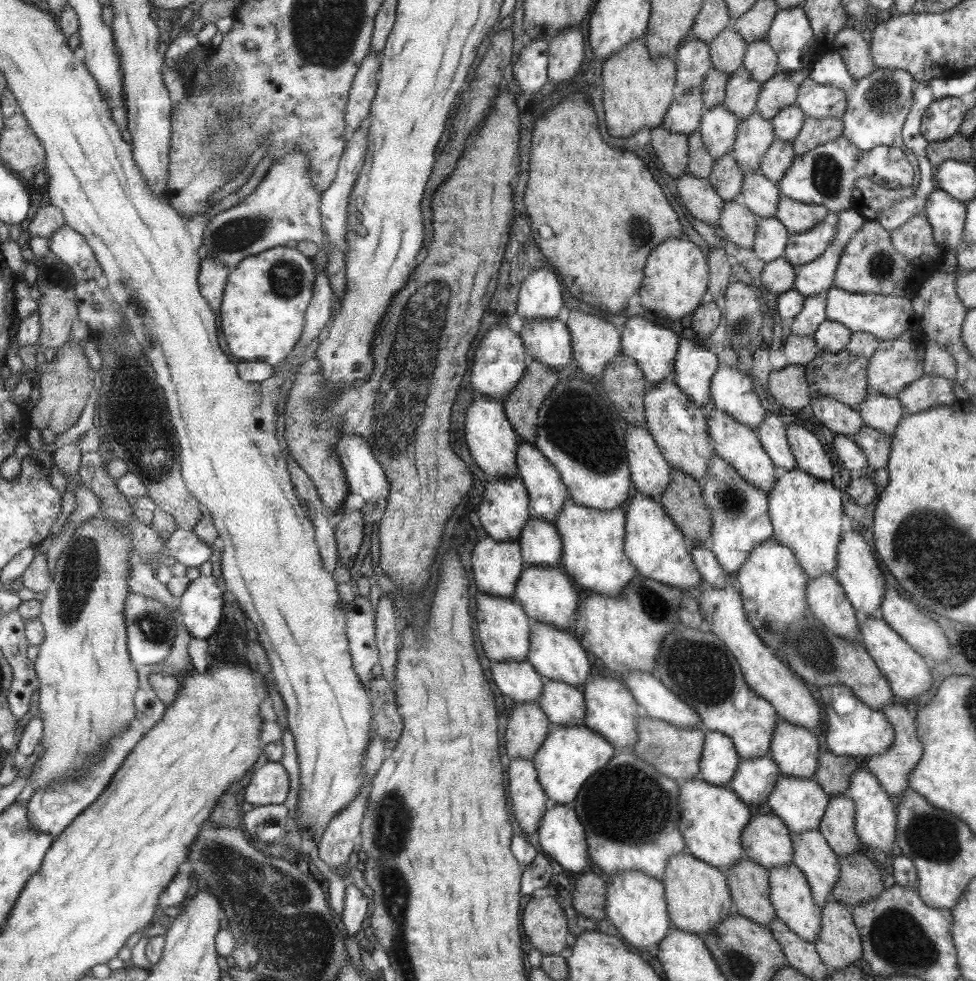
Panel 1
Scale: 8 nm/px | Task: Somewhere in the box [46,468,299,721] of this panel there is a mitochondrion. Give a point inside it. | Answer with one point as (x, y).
(80, 570)

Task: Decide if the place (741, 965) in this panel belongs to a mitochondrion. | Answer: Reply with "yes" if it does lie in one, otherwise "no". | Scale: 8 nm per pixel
yes

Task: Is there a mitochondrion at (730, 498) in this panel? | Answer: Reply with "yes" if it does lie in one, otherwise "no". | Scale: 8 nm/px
yes

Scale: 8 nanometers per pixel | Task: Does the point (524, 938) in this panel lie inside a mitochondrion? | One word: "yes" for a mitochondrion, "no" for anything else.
no

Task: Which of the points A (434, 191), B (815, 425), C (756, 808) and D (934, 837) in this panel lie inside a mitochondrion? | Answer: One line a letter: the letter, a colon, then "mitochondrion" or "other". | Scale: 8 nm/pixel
A: other
B: other
C: other
D: mitochondrion

